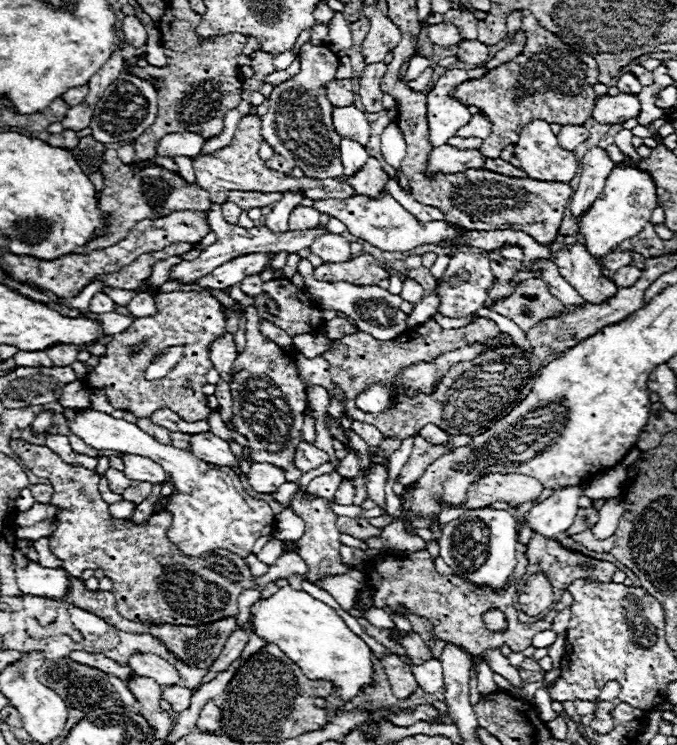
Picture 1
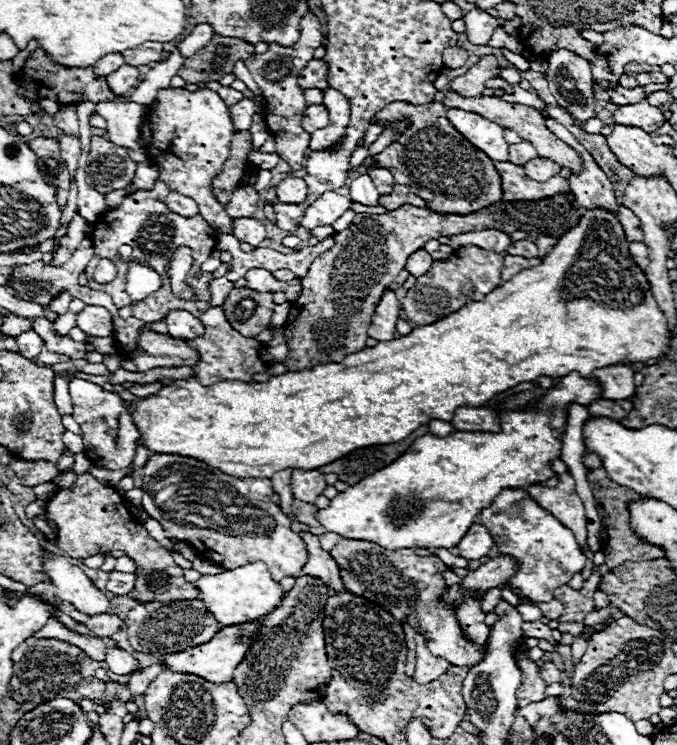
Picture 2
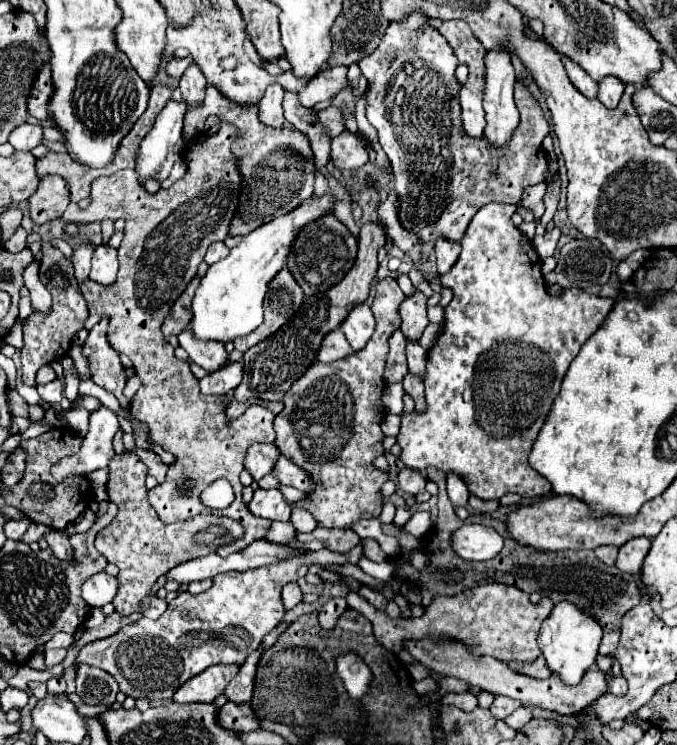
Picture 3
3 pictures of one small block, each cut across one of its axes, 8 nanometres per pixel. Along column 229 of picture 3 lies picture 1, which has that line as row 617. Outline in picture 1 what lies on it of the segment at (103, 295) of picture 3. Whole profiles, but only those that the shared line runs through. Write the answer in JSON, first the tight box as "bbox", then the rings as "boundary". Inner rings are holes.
{"bbox":[10,440,558,656],"boundary":[[[10,440],[10,446],[32,474],[50,480],[54,488],[50,504],[62,508],[56,514],[58,528],[50,534],[50,552],[62,560],[62,568],[74,578],[80,578],[86,568],[100,568],[114,584],[112,592],[122,618],[200,626],[238,616],[238,596],[246,588],[256,588],[256,576],[242,556],[226,550],[186,556],[168,540],[170,512],[162,510],[140,526],[130,520],[116,520],[98,492],[98,474],[94,470],[66,464],[48,446],[36,446],[26,440]],[[420,550],[414,554],[402,556],[402,558],[398,554],[386,554],[378,560],[372,560],[366,566],[368,568],[364,568],[364,574],[366,574],[366,580],[372,588],[372,592],[374,592],[374,606],[378,606],[378,608],[390,606],[394,612],[400,606],[404,606],[414,616],[430,620],[434,624],[434,634],[438,638],[454,642],[454,644],[462,644],[466,648],[466,652],[470,652],[472,656],[478,656],[488,648],[500,648],[502,644],[508,646],[512,652],[522,652],[524,648],[530,646],[534,634],[552,628],[552,622],[558,613],[551,610],[544,620],[534,622],[534,624],[524,624],[518,620],[512,598],[516,594],[516,584],[520,582],[522,574],[528,566],[524,552],[518,552],[518,566],[512,572],[506,588],[502,588],[500,592],[492,592],[490,586],[480,586],[480,584],[468,582],[464,576],[438,574],[434,570],[434,560],[428,550]],[[488,608],[500,608],[504,612],[504,616],[508,620],[506,632],[498,634],[498,632],[490,632],[484,628],[482,612]]]}

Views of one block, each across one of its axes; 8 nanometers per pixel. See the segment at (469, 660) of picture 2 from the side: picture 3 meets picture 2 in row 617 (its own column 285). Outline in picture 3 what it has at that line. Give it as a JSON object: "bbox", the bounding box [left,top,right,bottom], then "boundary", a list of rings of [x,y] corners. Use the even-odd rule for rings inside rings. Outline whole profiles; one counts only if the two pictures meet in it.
{"bbox":[274,278,404,528],"boundary":[[[384,278],[376,284],[376,298],[372,314],[376,318],[376,330],[368,344],[352,352],[348,358],[332,364],[312,364],[292,384],[292,390],[284,394],[284,410],[274,418],[276,440],[274,444],[282,456],[308,470],[322,486],[310,494],[310,502],[296,502],[314,514],[320,526],[326,528],[350,528],[352,522],[372,518],[380,514],[380,486],[388,480],[388,474],[374,468],[374,458],[382,450],[382,418],[386,416],[382,406],[382,372],[386,362],[388,341],[392,332],[400,328],[398,306],[404,294],[394,278]]]}

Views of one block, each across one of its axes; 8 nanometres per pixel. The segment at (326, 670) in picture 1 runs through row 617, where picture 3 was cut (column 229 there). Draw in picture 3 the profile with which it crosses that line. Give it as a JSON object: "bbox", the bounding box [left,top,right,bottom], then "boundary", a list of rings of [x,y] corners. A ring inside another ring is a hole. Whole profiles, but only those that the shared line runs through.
{"bbox":[190,190,336,340],"boundary":[[[330,190],[322,196],[308,198],[308,202],[302,202],[296,210],[284,214],[284,218],[274,218],[266,222],[264,226],[258,226],[252,230],[244,240],[230,250],[230,254],[212,264],[206,272],[206,276],[200,280],[200,286],[196,290],[192,312],[194,318],[190,322],[190,328],[194,330],[196,338],[200,340],[236,340],[238,336],[250,334],[262,324],[262,302],[270,288],[272,278],[276,278],[276,272],[280,272],[286,266],[288,254],[292,252],[292,246],[300,234],[300,230],[312,220],[320,220],[334,212],[336,206],[336,194]]]}

